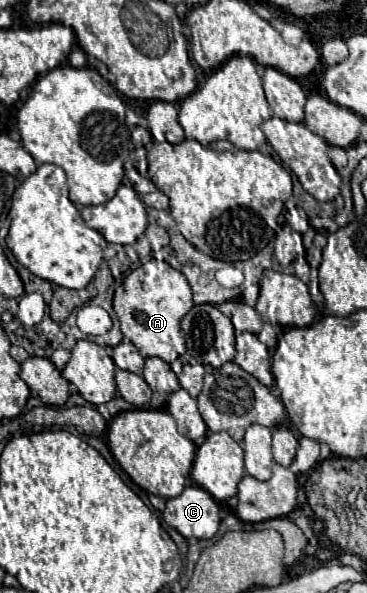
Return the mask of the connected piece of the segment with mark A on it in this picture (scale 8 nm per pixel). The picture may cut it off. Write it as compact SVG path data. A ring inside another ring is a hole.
M150 259L134 269L114 293L114 311L120 319L120 329L132 341L142 357L160 357L166 363L176 361L184 351L184 335L180 319L192 309L192 291L186 277L172 269L166 261Z

